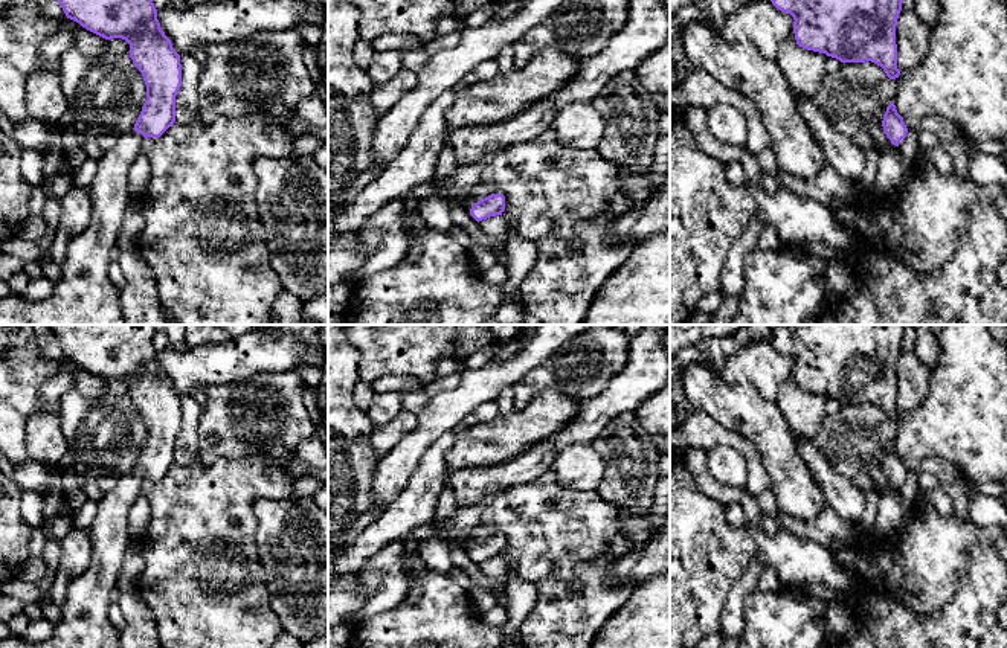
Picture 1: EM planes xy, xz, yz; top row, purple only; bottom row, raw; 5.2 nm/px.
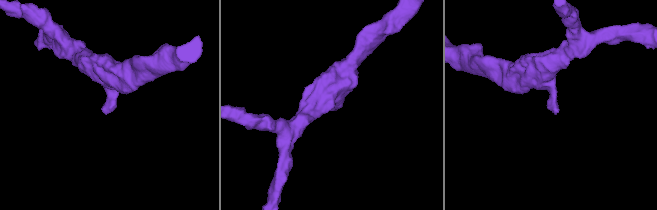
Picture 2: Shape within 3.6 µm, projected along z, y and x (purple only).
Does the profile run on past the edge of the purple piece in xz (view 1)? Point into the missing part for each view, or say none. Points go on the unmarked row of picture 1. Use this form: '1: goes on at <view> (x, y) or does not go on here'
1: goes on at xz (481, 532)

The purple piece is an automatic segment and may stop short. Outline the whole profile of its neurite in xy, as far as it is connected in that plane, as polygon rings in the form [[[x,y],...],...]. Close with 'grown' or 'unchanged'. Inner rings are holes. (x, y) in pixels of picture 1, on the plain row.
[[[50,325],[50,328],[67,360],[105,381],[122,380],[130,386],[130,399],[146,427],[146,442],[134,470],[117,477],[116,485],[98,502],[96,517],[90,526],[92,560],[88,567],[69,584],[66,602],[61,605],[63,616],[53,634],[40,643],[11,636],[0,643],[0,648],[121,648],[121,631],[111,624],[108,608],[130,544],[128,511],[140,496],[143,482],[160,479],[175,464],[175,438],[182,428],[180,396],[157,361],[153,345],[157,325]]]; grown

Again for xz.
[[[479,524],[465,535],[462,547],[479,564],[490,558],[502,557],[505,538],[502,535],[493,535],[487,526]]]; grown

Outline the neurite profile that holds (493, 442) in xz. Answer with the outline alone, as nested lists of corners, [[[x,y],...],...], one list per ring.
[[[558,390],[539,393],[520,410],[456,430],[447,465],[453,471],[510,460],[561,430],[578,409],[580,399]]]

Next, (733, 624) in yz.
[[[754,558],[734,584],[720,618],[720,633],[725,639],[742,639],[746,628],[745,604],[748,596],[757,592],[757,582],[763,569],[760,558]]]

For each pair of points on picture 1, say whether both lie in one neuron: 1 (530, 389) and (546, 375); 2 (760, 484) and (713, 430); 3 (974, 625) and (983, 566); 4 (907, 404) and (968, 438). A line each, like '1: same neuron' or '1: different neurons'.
1: same neuron
2: same neuron
3: same neuron
4: different neurons

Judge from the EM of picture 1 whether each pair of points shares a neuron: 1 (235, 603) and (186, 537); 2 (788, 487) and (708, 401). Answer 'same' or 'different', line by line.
1: same
2: same

